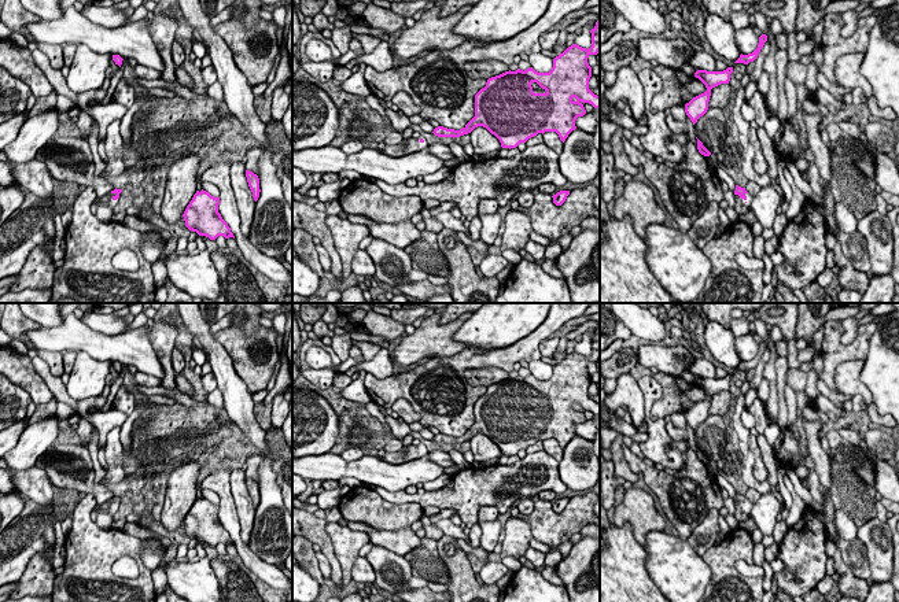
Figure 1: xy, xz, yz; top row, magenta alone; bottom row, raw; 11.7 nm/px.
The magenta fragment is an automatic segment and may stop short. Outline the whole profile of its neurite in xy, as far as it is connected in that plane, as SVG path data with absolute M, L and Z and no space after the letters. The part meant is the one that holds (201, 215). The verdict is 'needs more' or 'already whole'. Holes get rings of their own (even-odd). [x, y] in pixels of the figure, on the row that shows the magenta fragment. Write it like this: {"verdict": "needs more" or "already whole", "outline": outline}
{"verdict": "already whole", "outline": "M203 189L196 191L183 214L185 226L210 240L215 240L218 236L235 239L231 228L218 213L218 204L220 197L214 197Z"}

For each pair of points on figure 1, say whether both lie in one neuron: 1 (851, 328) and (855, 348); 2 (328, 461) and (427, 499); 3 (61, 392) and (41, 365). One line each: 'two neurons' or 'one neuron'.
1: two neurons
2: two neurons
3: one neuron

